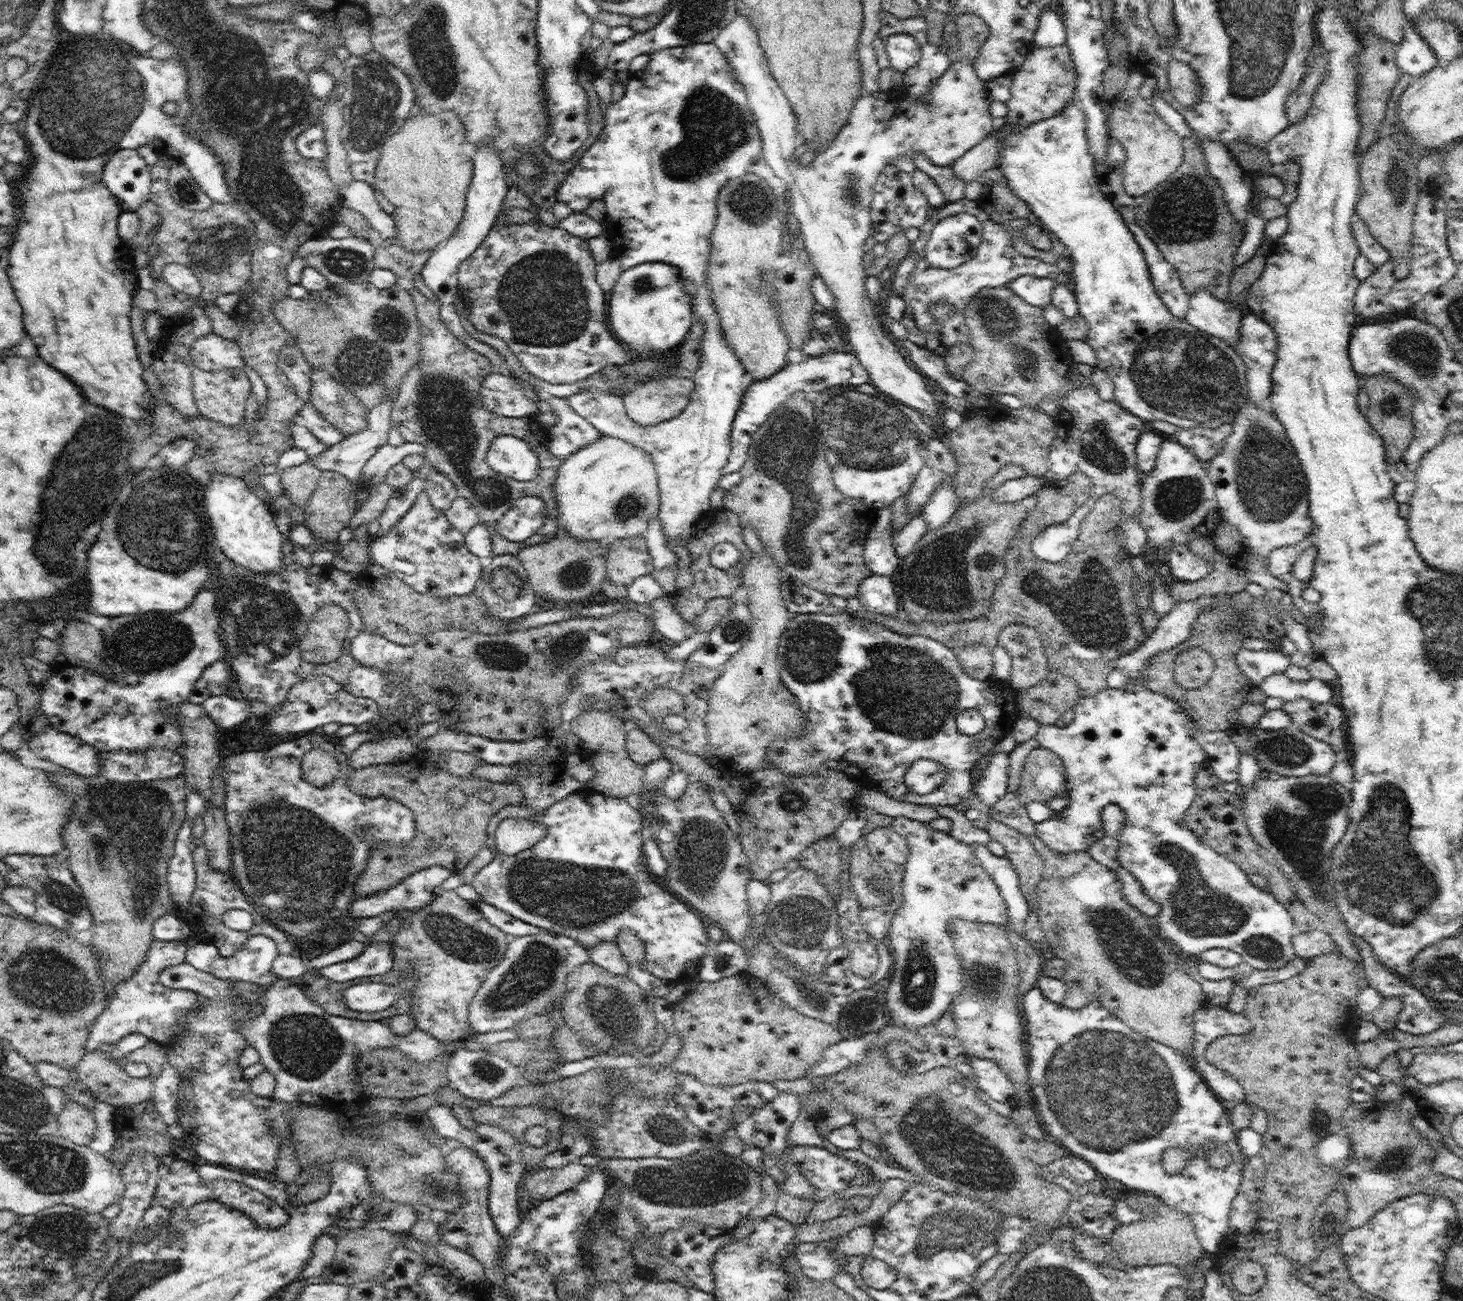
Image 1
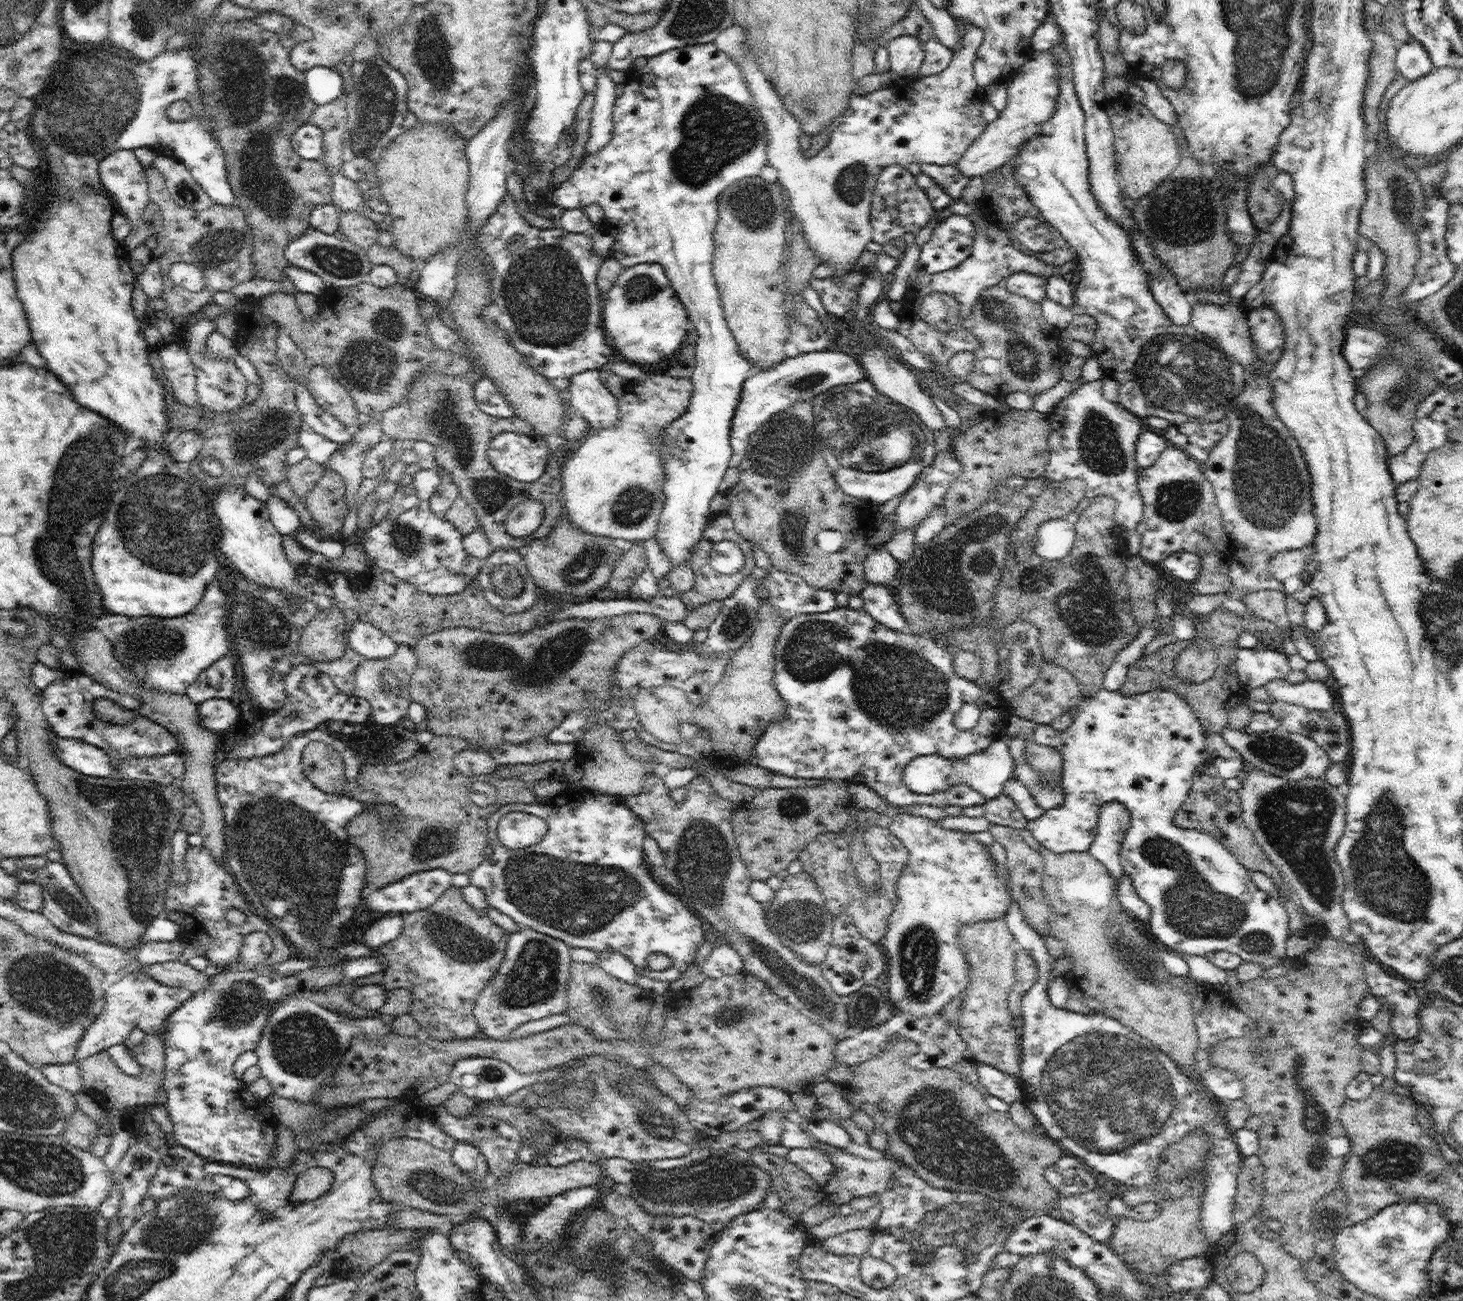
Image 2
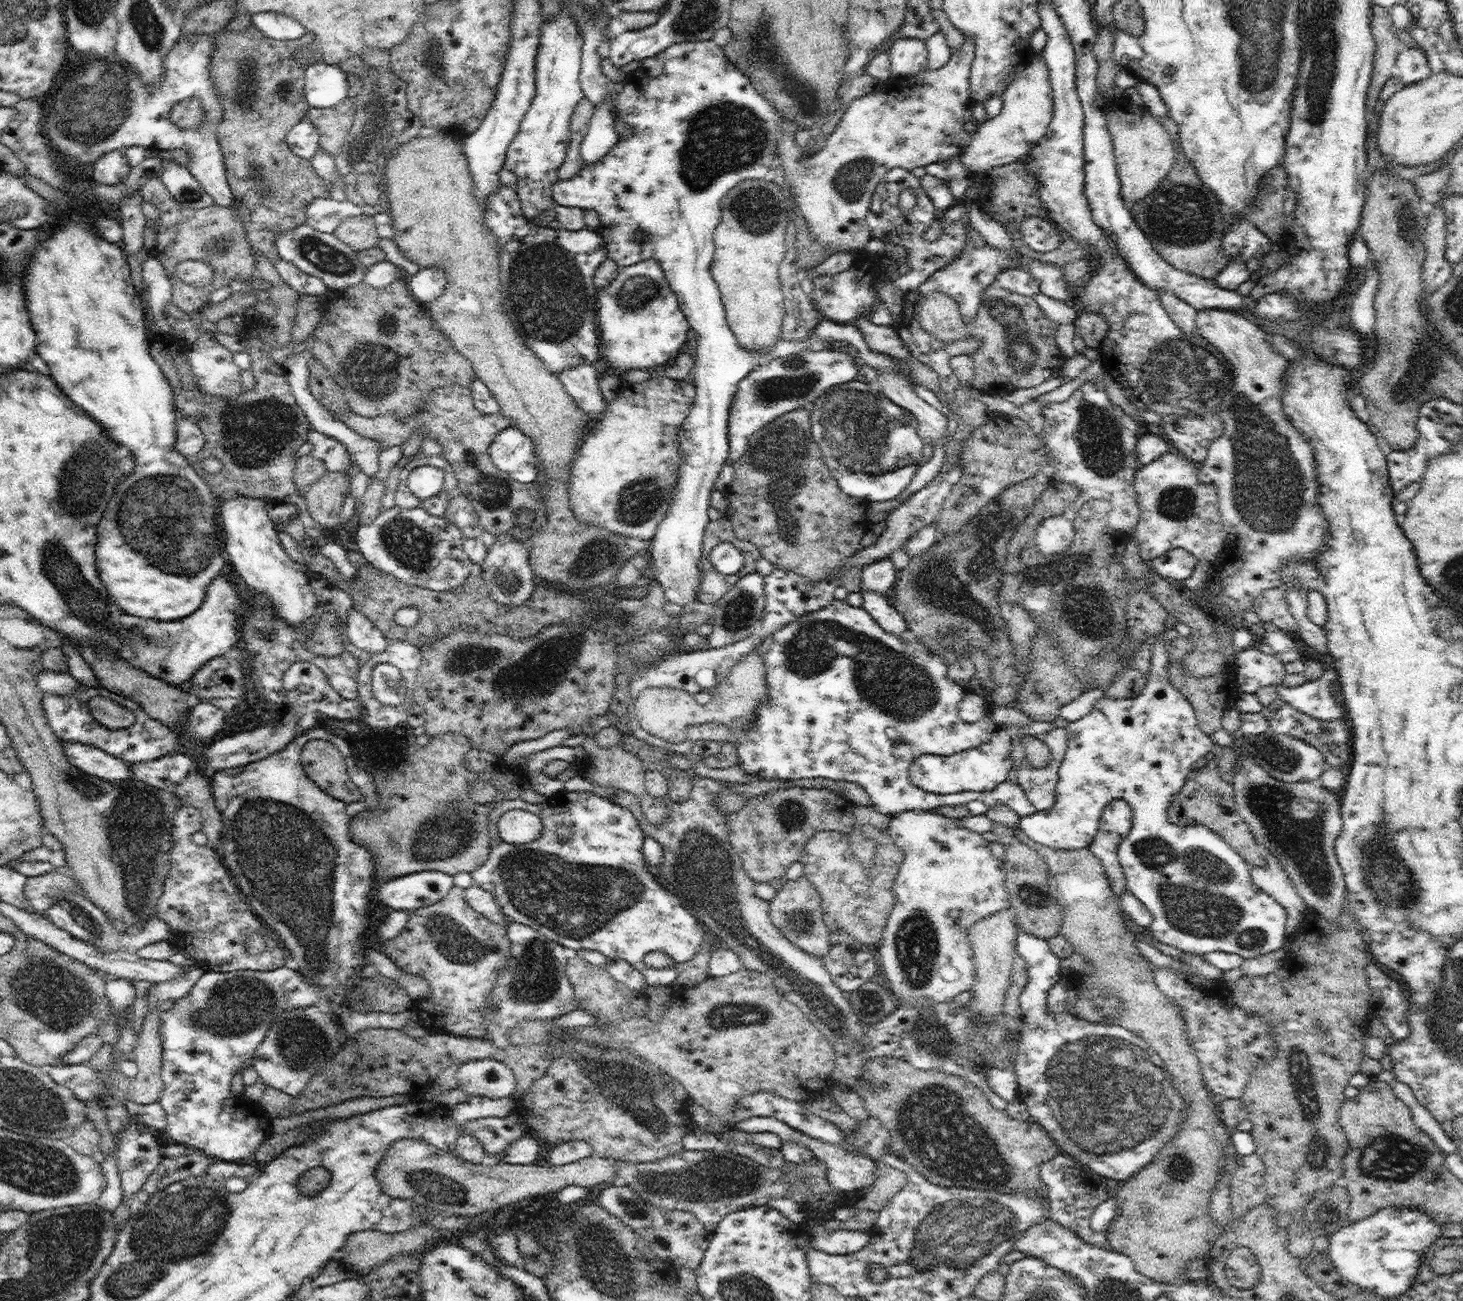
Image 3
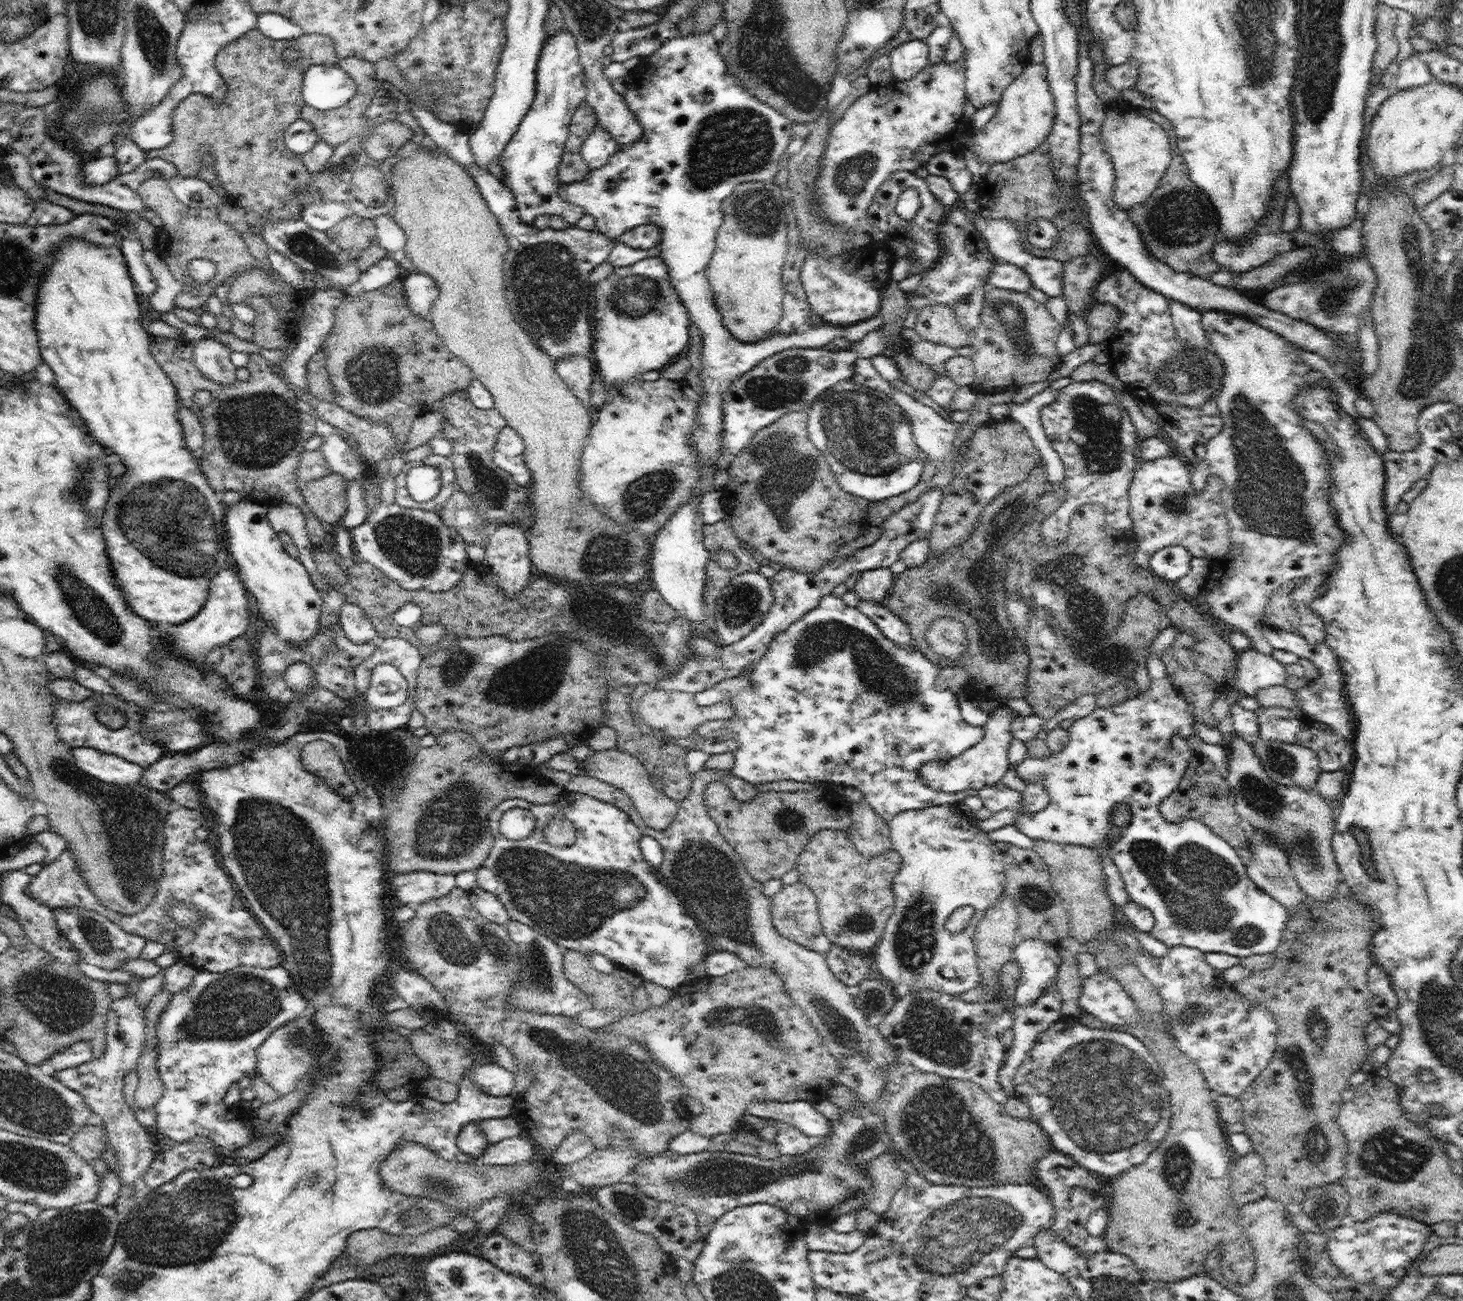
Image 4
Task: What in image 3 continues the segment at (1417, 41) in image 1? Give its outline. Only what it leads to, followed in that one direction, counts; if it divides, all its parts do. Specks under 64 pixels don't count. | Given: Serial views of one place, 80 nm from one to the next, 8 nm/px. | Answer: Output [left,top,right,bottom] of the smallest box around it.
[1395,47,1432,87]

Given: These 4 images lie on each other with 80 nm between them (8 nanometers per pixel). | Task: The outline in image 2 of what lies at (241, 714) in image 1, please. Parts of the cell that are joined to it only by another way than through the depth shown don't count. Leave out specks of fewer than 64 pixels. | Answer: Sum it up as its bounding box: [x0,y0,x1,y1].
[199,698,239,734]

